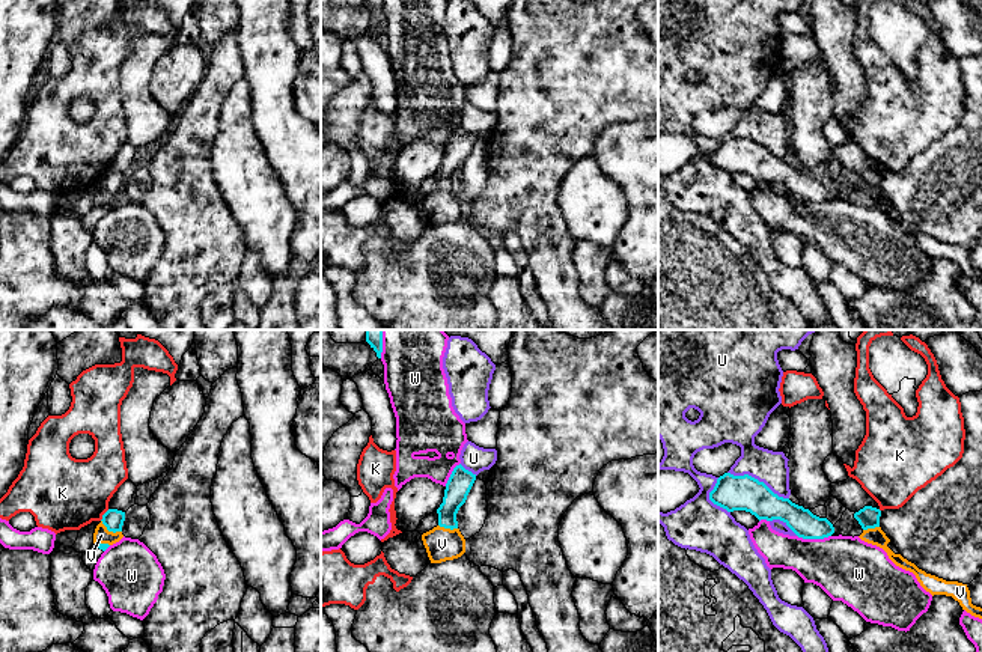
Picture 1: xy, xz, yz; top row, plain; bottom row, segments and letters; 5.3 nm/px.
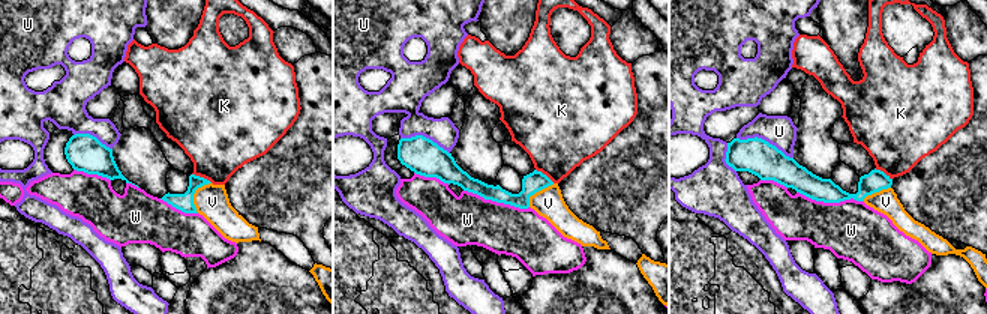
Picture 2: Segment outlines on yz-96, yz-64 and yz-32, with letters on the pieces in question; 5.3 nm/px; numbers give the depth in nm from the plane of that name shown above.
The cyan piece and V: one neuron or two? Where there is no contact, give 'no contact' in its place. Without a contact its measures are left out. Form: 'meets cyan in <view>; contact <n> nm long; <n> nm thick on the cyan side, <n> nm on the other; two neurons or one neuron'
meets cyan in xy; contact 130 nm long; 110 nm thick on the cyan side, 90 nm on the other; two neurons

